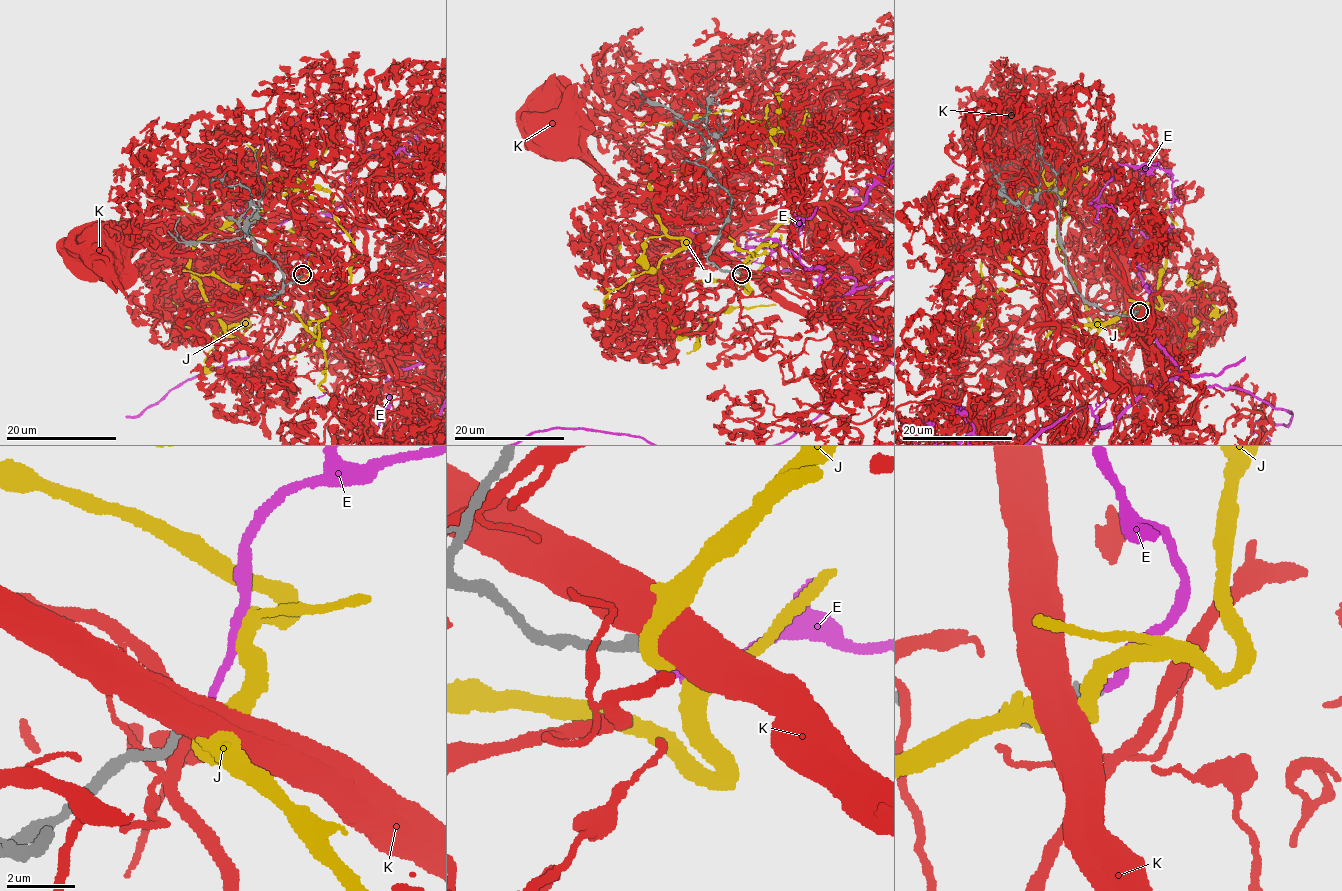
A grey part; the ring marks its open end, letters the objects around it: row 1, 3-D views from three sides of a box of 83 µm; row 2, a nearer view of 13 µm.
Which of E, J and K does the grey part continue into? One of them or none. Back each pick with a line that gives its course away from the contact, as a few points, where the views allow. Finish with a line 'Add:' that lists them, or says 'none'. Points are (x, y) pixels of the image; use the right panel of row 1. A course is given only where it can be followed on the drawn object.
E: Its course: (1138, 311), (1147, 284), (1174, 377), (1291, 411), (1285, 425), (1252, 428)
Add: E

